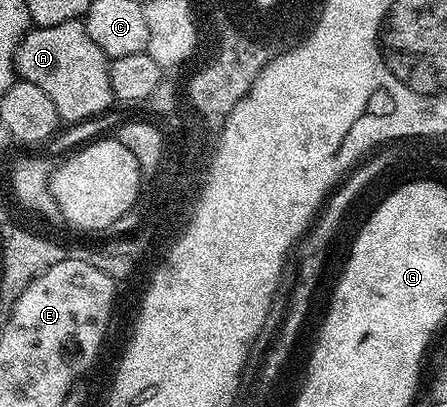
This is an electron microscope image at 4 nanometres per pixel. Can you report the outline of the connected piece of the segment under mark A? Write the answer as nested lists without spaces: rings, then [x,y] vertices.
[[[83,19],[58,26],[29,27],[16,47],[16,76],[34,82],[58,106],[61,121],[88,120],[114,104],[110,86],[110,58],[84,32]]]

